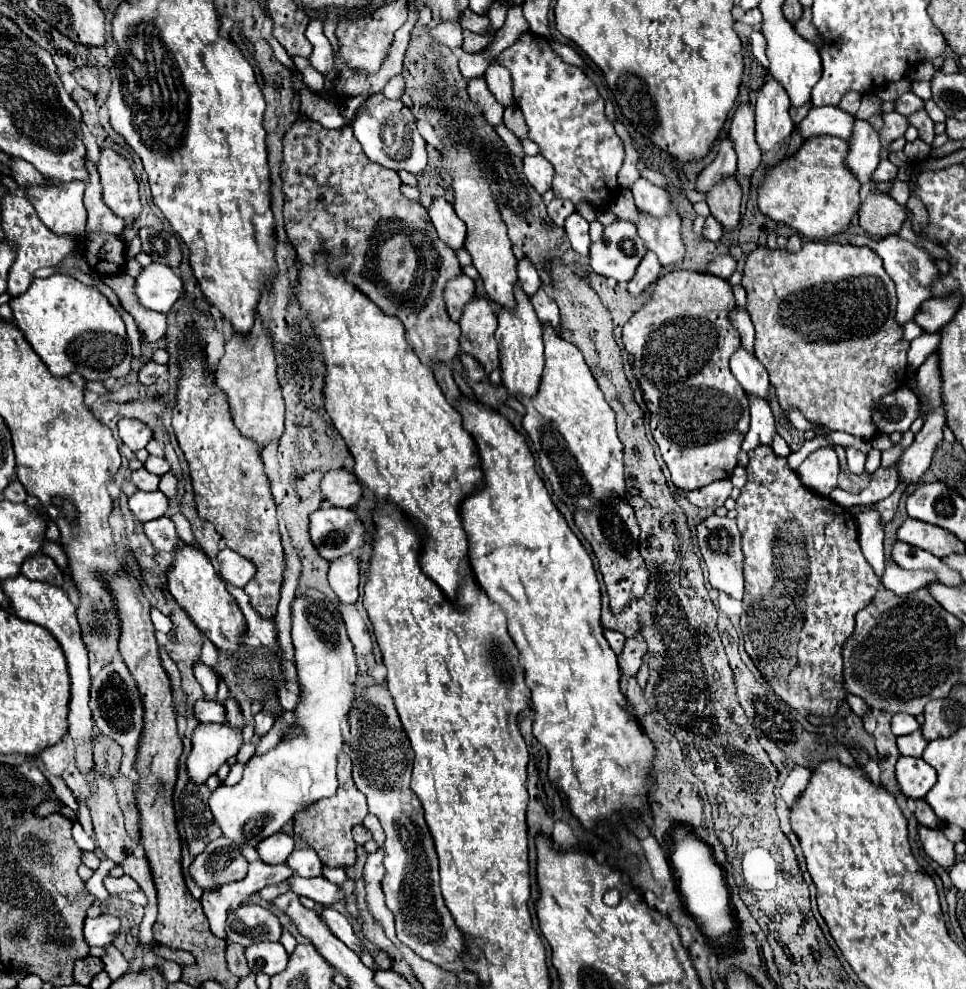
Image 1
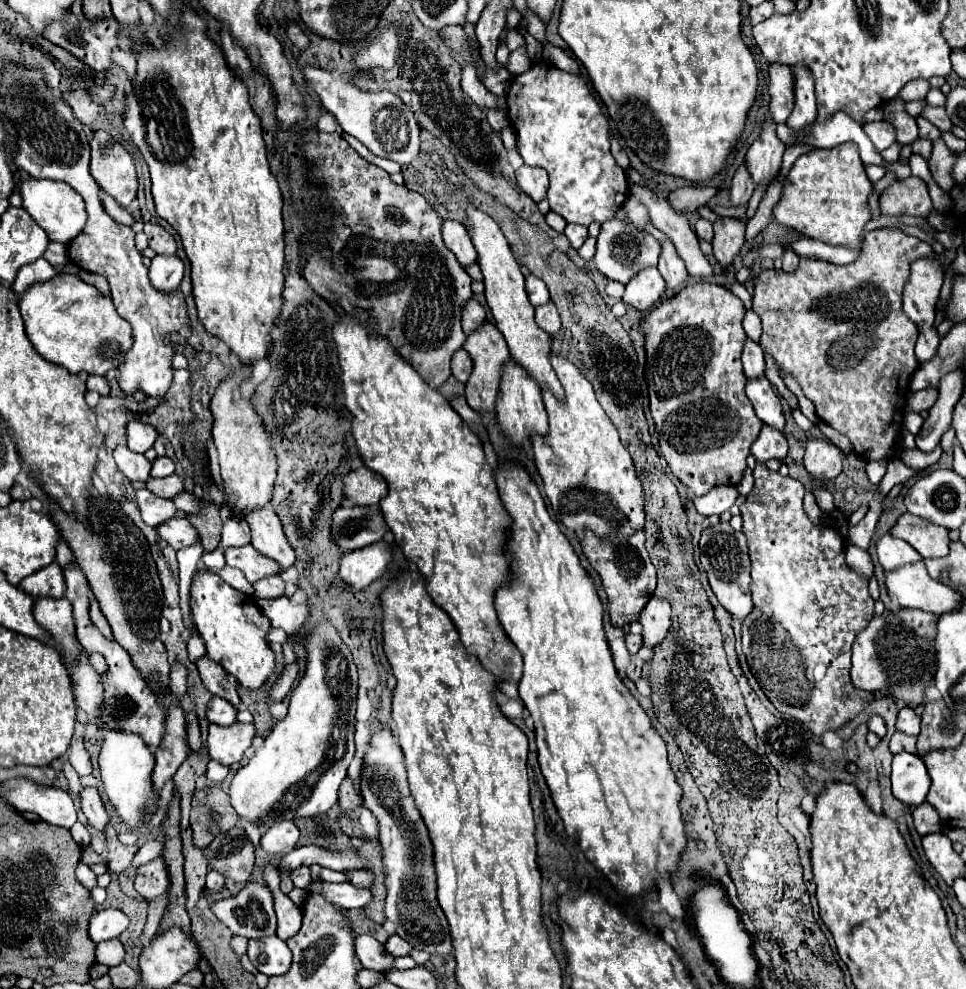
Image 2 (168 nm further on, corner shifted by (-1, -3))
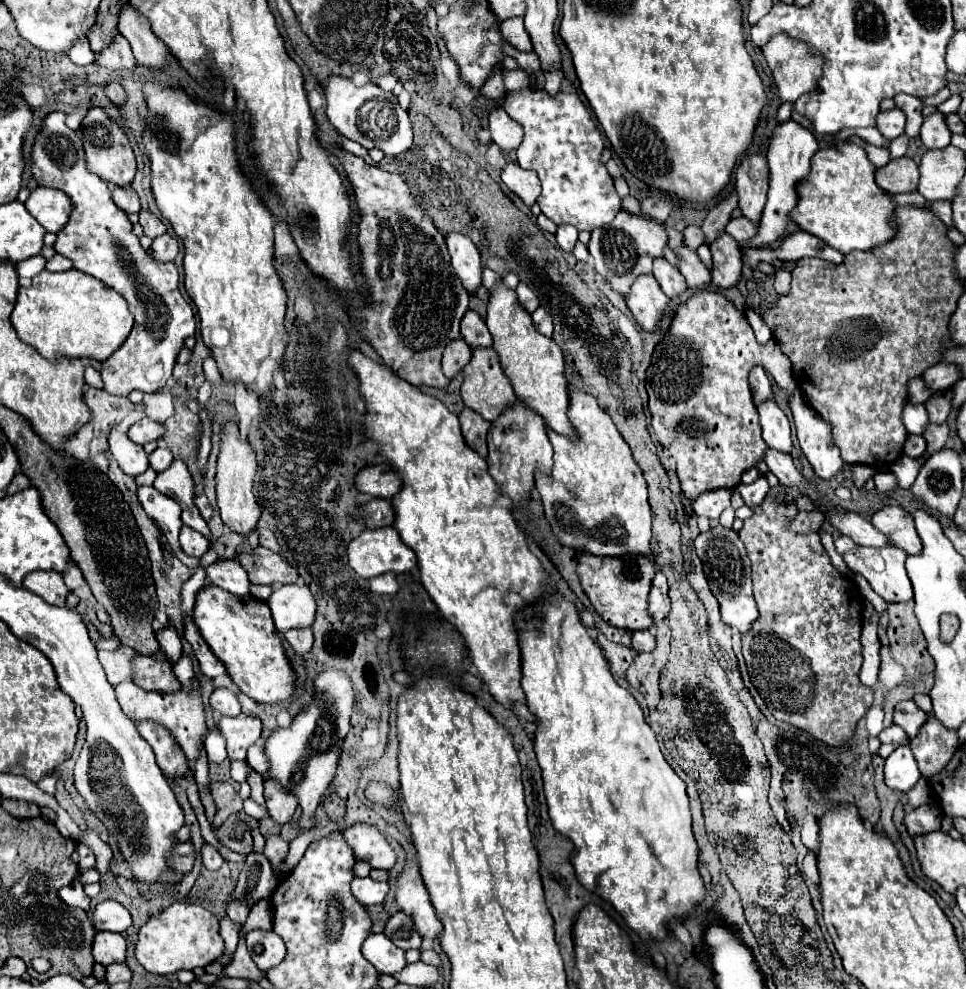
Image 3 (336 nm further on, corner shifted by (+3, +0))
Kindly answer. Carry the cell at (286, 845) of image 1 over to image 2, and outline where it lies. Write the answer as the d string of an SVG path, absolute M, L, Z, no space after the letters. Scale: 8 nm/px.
M275 823L275 827L269 827L267 833L261 837L261 845L269 853L287 853L295 847L299 839L299 829L295 823Z

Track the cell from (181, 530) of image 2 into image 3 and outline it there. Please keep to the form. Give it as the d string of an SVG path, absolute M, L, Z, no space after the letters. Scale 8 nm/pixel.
M187 526L181 528L179 542L181 542L183 552L187 552L189 556L199 556L201 558L209 550L209 540L203 534L199 534L199 532L195 532Z

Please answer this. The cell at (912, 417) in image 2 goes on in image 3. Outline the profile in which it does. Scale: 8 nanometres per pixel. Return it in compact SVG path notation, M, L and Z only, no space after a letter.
M907 404L903 408L903 424L909 434L923 434L923 426L929 424L923 404Z

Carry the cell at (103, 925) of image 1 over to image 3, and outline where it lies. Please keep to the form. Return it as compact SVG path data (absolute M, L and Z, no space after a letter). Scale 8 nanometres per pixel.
M103 900L91 912L91 920L95 930L105 932L125 932L131 926L131 914L125 906L115 900Z

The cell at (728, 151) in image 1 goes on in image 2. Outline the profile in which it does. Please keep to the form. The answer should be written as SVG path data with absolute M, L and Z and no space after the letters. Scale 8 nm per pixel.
M697 185L697 187L683 187L683 189L675 189L667 195L669 205L675 211L681 213L689 213L689 211L697 211L701 205L705 205L711 197L715 195L715 187L709 185Z

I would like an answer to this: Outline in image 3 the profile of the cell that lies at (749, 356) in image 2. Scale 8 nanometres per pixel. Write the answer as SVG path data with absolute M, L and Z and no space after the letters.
M763 366L751 368L751 372L749 372L749 386L751 386L751 392L753 392L755 404L759 404L759 402L763 402L763 400L767 400L767 398L773 396L771 382L769 382Z

